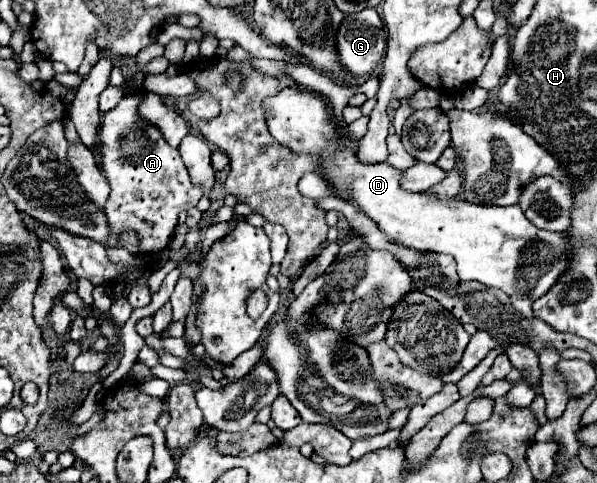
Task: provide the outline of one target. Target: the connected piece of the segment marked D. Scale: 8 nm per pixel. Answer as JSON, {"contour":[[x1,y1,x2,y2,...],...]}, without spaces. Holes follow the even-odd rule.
{"contour":[[286,86,278,94,266,98,262,104,264,104,262,108,266,114,268,132,274,136,274,140,280,142,282,146,286,146,292,154,318,156,320,174,324,176,328,186,332,186,334,190,346,192,348,202,356,204,368,218,372,218,378,224,380,232,390,242,396,242,396,244,402,244,408,248,416,248,422,252,430,250,430,252,442,252,442,254,454,256,458,270,460,270,460,278,478,280,478,282,484,282,486,286,500,288,502,292,508,294,512,308,522,318,528,318,528,320,534,318,532,316,532,302,536,298,540,298,540,294,546,294,548,286,552,286,552,282,556,282,556,278,566,270,568,244,564,242,564,234,538,230,536,226,532,226,532,222,528,222,528,218,524,218,518,204,504,206,504,208,500,208,500,206,478,206,478,204,464,202,460,198,440,200,436,194,404,192,404,188,400,186,400,178,404,172,390,166,388,162,378,162,378,164,360,162,356,156,358,142,348,136,346,128,336,124,336,116,330,112,328,102,324,98,316,96,314,92,304,92,300,88],[534,240,544,242,544,254,542,252,540,254,522,254,522,250,528,244,532,244]]}

